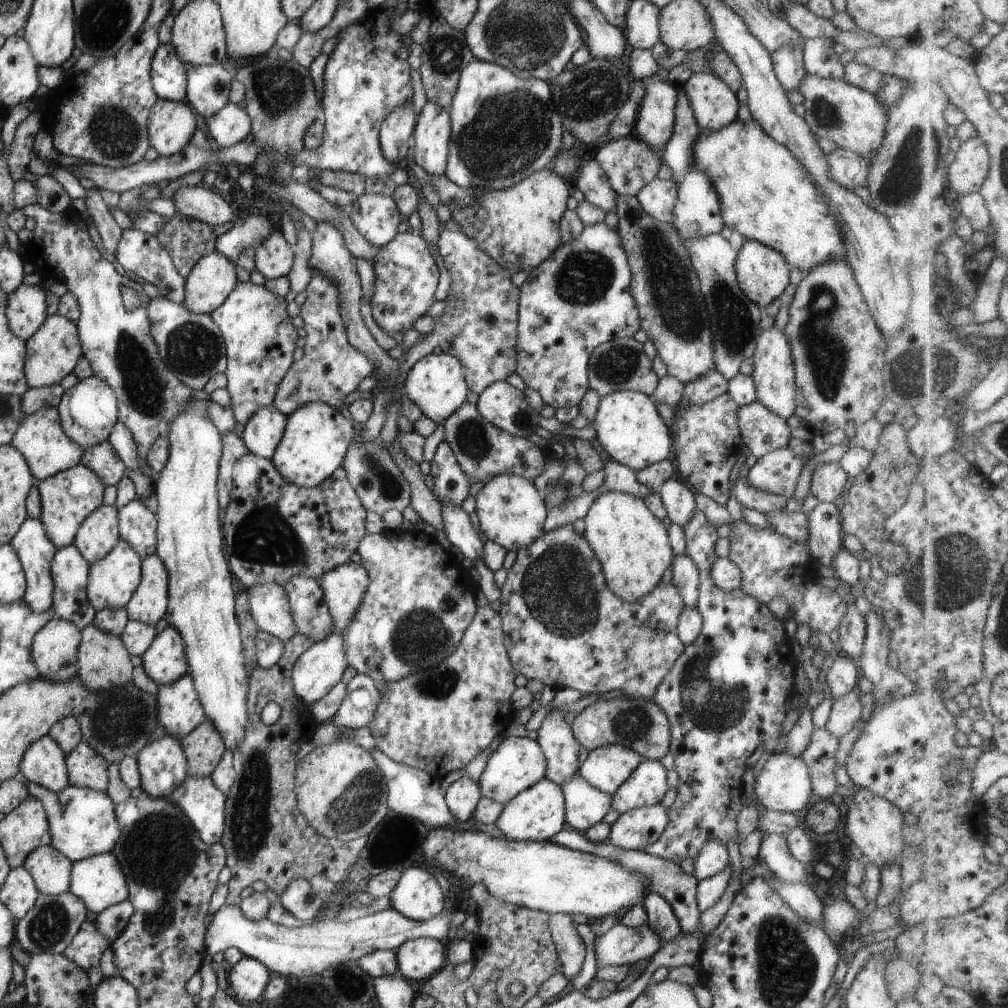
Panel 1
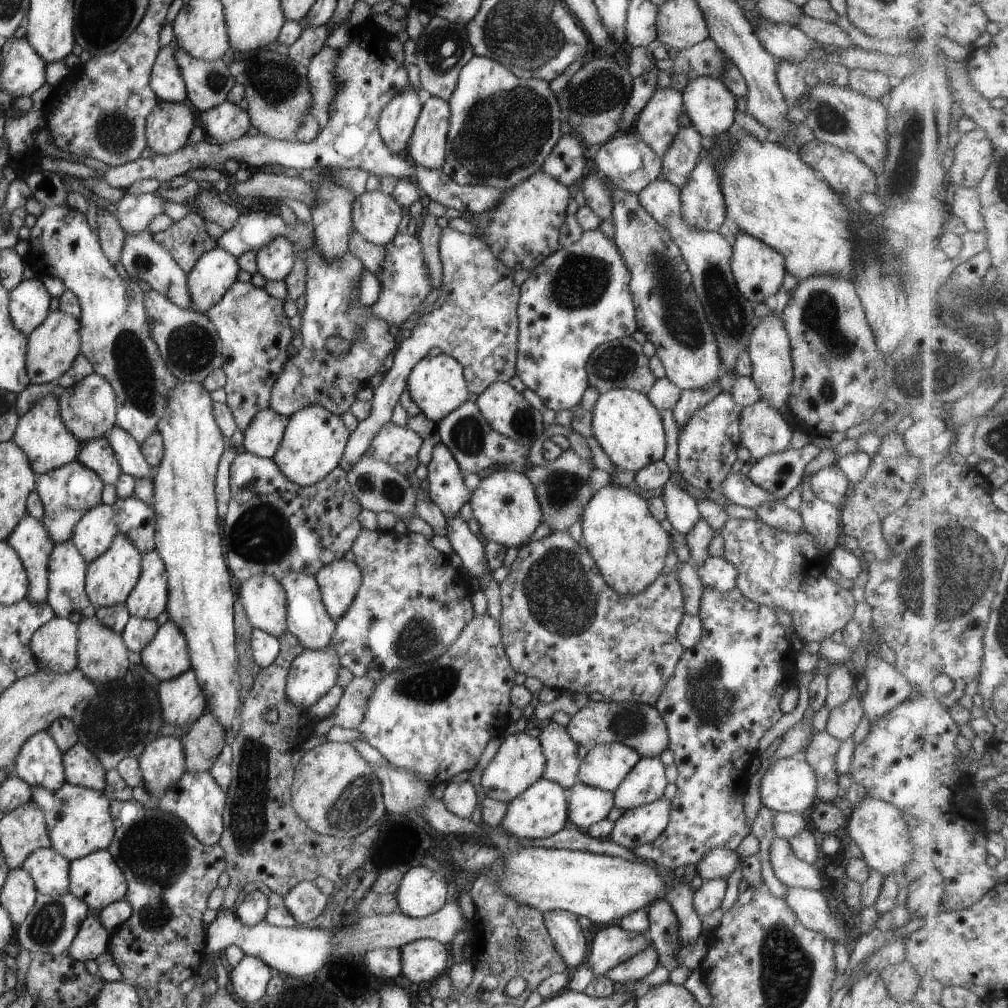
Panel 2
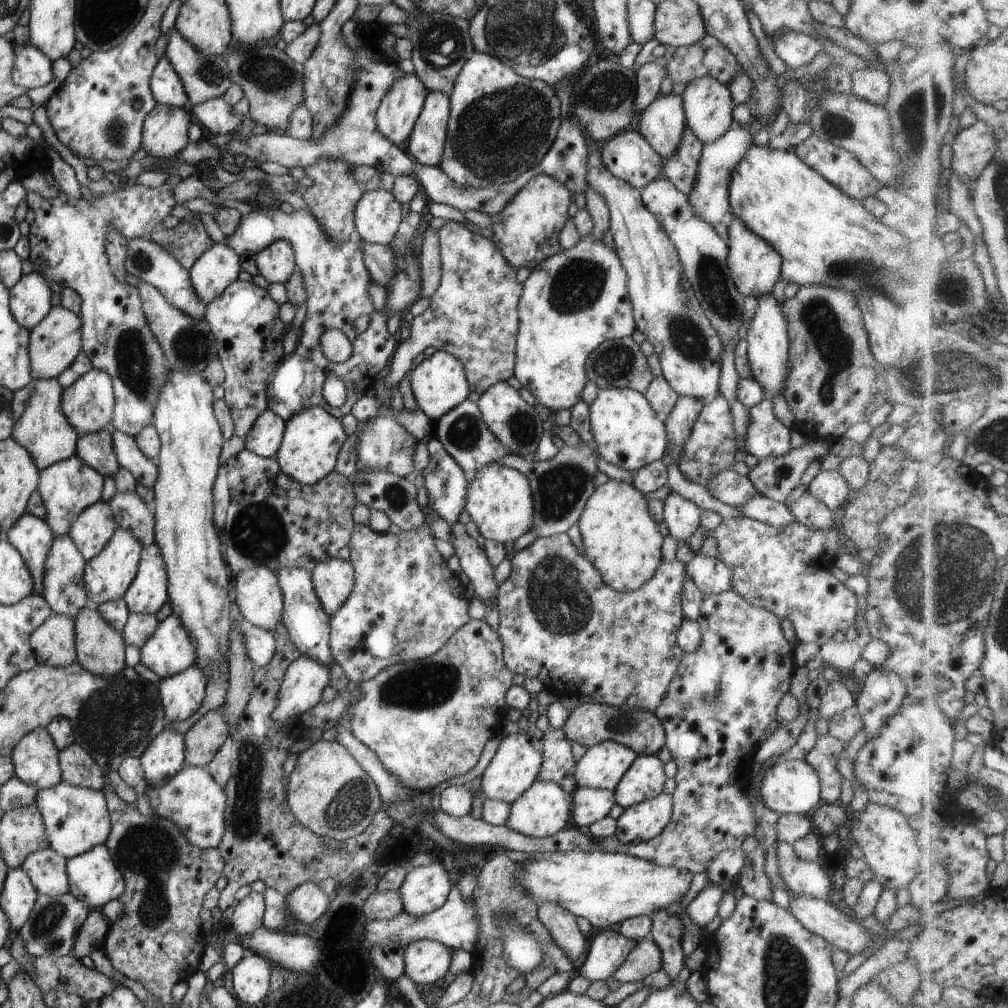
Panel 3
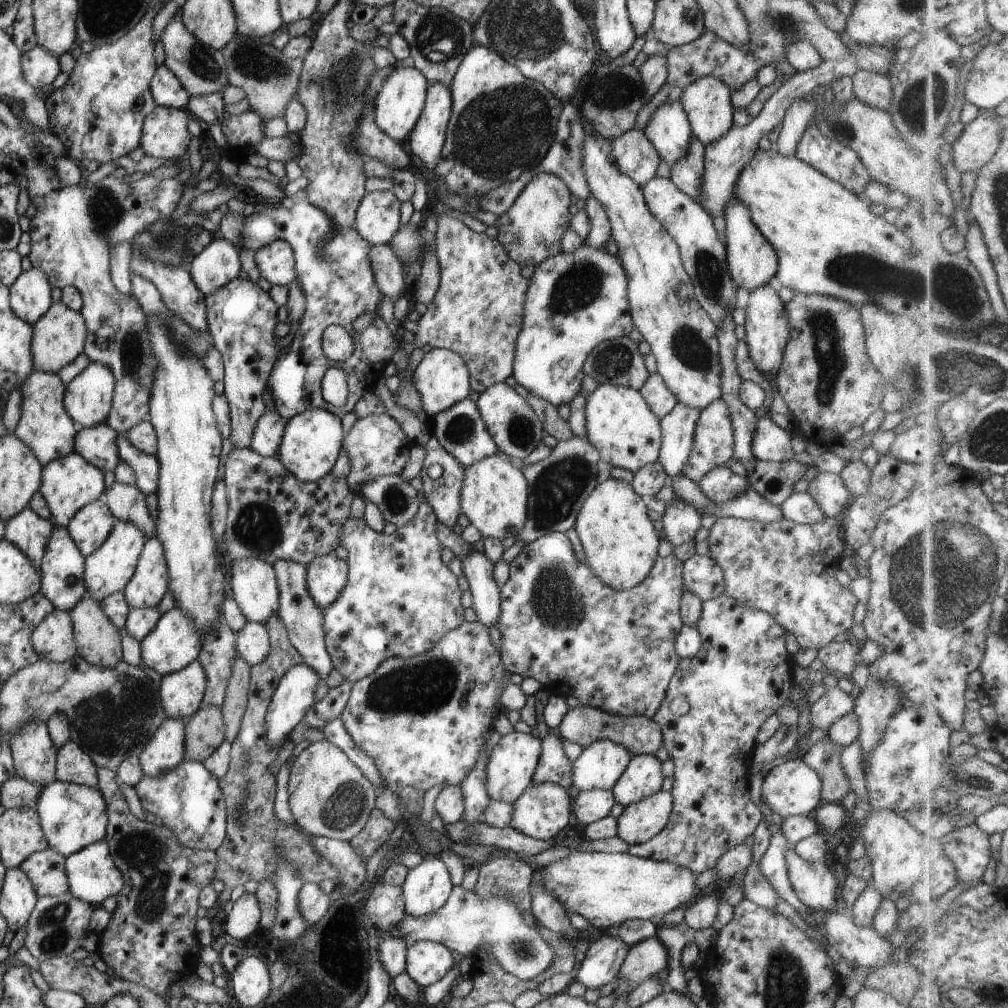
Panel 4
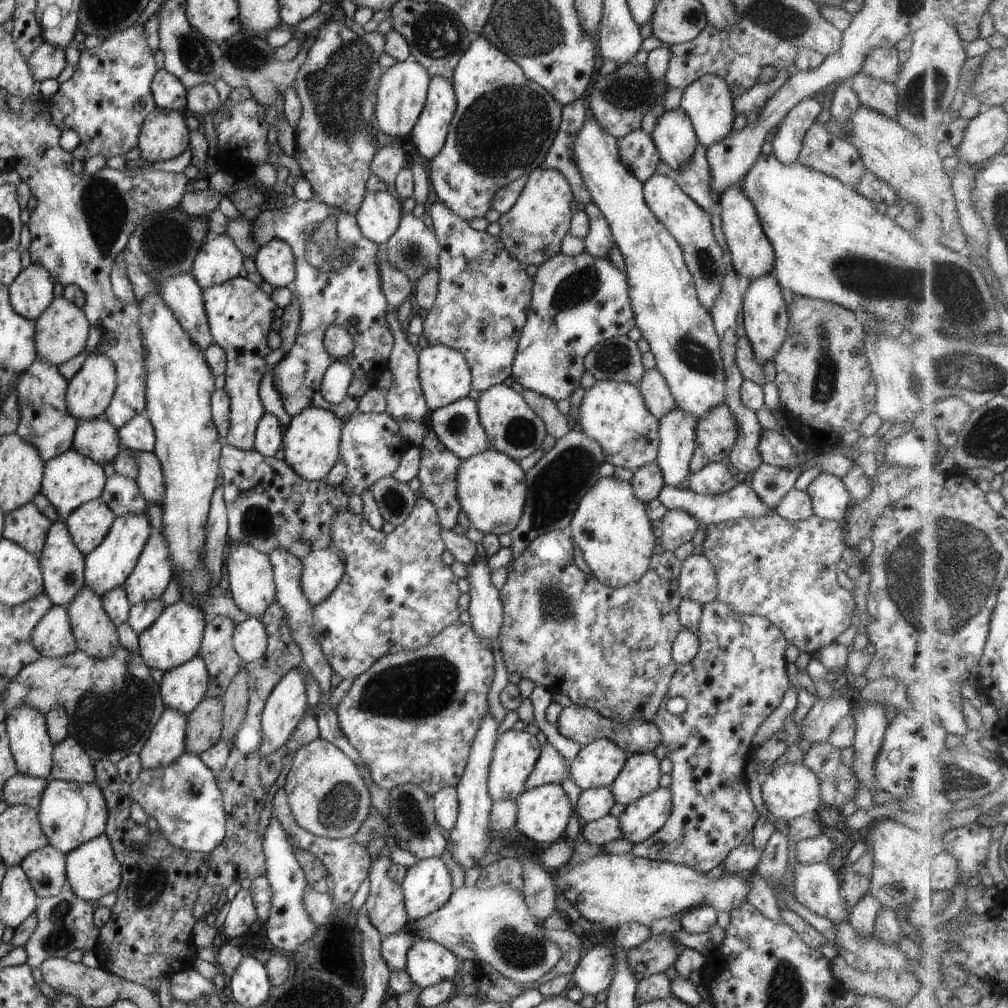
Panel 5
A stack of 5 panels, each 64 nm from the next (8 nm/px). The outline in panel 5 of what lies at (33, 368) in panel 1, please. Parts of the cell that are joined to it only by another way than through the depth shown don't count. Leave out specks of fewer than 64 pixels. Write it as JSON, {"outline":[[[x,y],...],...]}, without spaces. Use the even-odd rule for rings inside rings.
{"outline":[[[62,296],[54,298],[47,305],[47,308],[34,320],[34,325],[34,349],[36,358],[41,362],[58,367],[84,350],[89,323],[82,308],[77,308]]]}

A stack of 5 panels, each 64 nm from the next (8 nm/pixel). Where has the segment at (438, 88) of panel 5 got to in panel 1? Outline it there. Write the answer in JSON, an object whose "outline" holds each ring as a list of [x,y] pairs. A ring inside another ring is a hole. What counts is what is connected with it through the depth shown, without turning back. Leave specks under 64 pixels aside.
{"outline":[[[427,101],[414,124],[413,158],[429,175],[444,175],[450,143],[449,113]]]}

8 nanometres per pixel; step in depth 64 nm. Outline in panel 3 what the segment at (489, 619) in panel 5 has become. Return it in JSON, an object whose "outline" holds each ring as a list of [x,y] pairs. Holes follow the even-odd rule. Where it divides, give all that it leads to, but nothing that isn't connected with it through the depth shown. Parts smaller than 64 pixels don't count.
{"outline":[[[455,521],[450,524],[450,543],[454,548],[463,571],[470,580],[475,596],[478,596],[486,606],[492,596],[495,597],[496,588],[493,579],[493,566],[489,564],[484,550],[479,548],[475,539],[465,533],[465,525]]]}

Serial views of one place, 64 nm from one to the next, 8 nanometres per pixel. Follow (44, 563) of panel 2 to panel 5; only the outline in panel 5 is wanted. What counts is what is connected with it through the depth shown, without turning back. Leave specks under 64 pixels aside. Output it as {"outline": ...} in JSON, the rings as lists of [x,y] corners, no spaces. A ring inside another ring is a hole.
{"outline":[[[31,502],[5,516],[2,538],[21,545],[37,560],[51,521]]]}

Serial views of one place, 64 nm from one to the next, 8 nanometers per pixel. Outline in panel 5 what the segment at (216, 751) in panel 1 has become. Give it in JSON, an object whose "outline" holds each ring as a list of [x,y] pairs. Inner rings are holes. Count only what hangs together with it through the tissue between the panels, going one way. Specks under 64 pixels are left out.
{"outline":[[[203,698],[186,716],[187,735],[185,751],[199,756],[220,739],[222,729],[222,702]]]}

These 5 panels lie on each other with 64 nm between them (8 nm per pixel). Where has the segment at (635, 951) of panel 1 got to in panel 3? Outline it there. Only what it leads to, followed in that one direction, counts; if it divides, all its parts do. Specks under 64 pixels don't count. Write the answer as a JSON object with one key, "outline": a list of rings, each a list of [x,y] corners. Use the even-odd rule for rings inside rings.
{"outline":[[[602,929],[588,938],[586,952],[574,973],[590,982],[606,981],[637,943],[636,940],[626,939],[619,932]]]}

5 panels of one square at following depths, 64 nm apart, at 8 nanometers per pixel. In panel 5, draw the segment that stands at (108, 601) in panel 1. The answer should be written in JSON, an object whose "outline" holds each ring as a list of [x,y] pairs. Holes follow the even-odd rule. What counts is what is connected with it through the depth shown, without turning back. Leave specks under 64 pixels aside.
{"outline":[[[145,513],[143,515],[115,517],[99,546],[84,555],[83,576],[85,586],[91,588],[100,598],[105,592],[122,585],[133,570],[137,557],[152,531]]]}

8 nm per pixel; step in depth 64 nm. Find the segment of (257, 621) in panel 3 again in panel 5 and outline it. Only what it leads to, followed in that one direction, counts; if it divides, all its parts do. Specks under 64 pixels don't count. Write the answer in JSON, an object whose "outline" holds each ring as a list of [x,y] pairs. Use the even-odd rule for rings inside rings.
{"outline":[[[230,543],[227,545],[229,546],[229,556],[227,556],[225,568],[232,599],[241,611],[258,620],[264,610],[275,600],[276,590],[271,563],[267,555],[257,552],[253,547],[231,545]]]}

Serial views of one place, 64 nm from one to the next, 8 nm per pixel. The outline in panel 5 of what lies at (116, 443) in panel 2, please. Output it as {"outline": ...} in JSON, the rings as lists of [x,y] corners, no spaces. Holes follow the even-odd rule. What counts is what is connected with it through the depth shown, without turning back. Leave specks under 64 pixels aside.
{"outline":[[[133,451],[132,455],[137,464],[137,476],[134,481],[137,483],[139,493],[147,504],[156,502],[159,505],[164,489],[159,459],[153,452],[147,451]]]}

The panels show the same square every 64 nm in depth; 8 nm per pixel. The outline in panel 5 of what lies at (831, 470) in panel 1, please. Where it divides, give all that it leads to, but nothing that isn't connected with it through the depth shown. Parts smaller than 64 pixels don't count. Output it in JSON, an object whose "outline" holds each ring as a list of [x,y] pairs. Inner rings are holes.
{"outline":[[[821,471],[809,483],[806,493],[812,504],[813,515],[842,524],[844,514],[849,508],[848,502],[851,500],[842,479]]]}

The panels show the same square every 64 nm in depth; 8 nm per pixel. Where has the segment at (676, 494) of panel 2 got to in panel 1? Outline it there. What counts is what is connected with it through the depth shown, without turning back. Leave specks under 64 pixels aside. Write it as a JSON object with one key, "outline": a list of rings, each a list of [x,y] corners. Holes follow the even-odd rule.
{"outline":[[[675,475],[663,482],[657,489],[657,493],[670,522],[682,527],[696,509],[693,490]]]}

